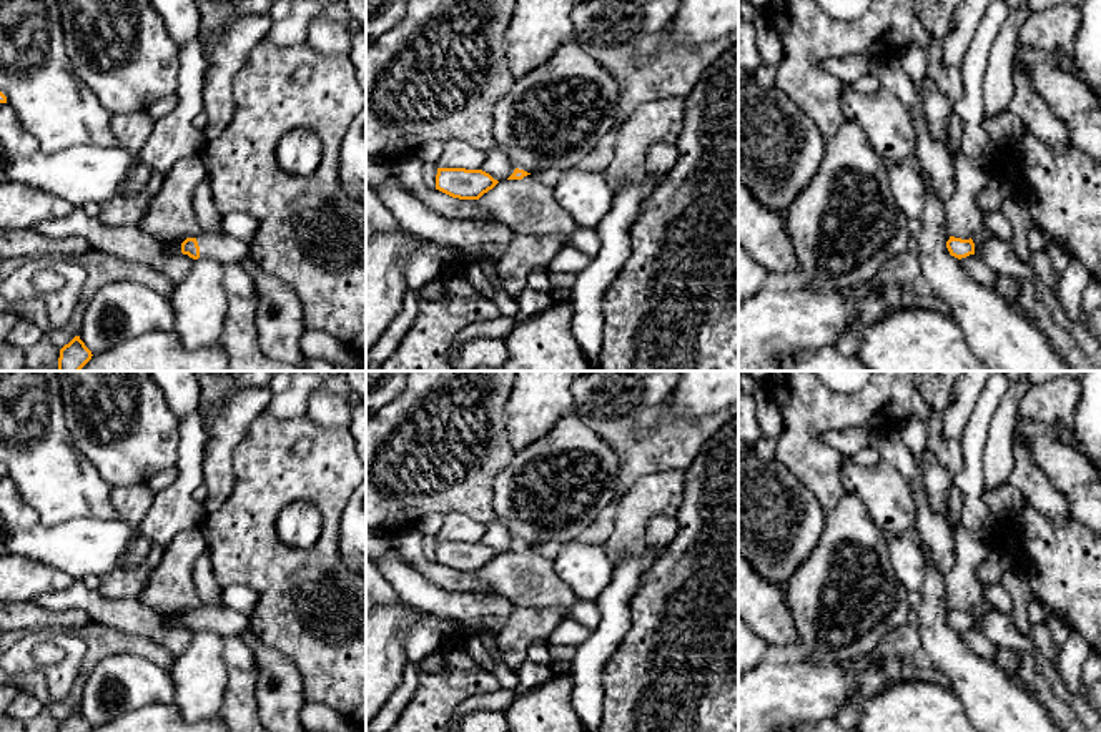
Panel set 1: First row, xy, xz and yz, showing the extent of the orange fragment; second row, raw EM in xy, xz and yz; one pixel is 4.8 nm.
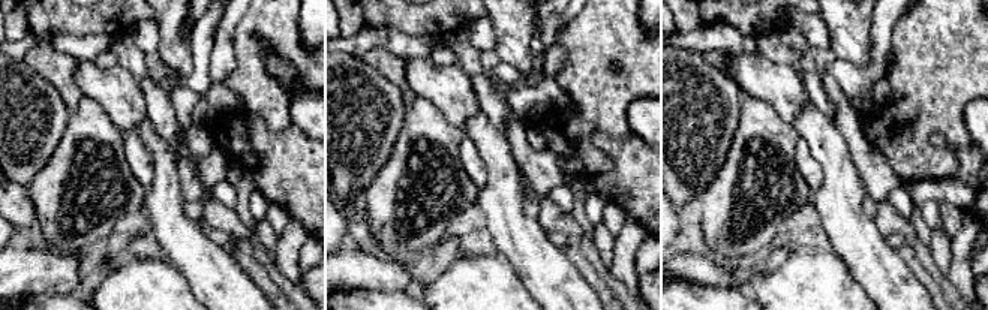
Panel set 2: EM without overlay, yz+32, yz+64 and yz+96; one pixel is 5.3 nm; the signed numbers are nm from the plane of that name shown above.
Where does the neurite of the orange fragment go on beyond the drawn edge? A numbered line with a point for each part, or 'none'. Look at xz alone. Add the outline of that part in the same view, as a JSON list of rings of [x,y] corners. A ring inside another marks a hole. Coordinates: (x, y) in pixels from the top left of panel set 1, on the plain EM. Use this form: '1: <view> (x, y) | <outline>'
none

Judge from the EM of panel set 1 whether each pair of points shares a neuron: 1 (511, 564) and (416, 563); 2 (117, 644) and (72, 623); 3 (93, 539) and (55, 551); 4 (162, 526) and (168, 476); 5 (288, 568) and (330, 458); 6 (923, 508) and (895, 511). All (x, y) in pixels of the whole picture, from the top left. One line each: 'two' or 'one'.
1: one
2: two
3: one
4: two
5: one
6: two

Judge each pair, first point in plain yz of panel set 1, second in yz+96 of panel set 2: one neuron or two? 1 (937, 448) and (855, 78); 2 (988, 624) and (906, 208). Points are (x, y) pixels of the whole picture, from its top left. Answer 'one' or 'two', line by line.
1: two
2: two

